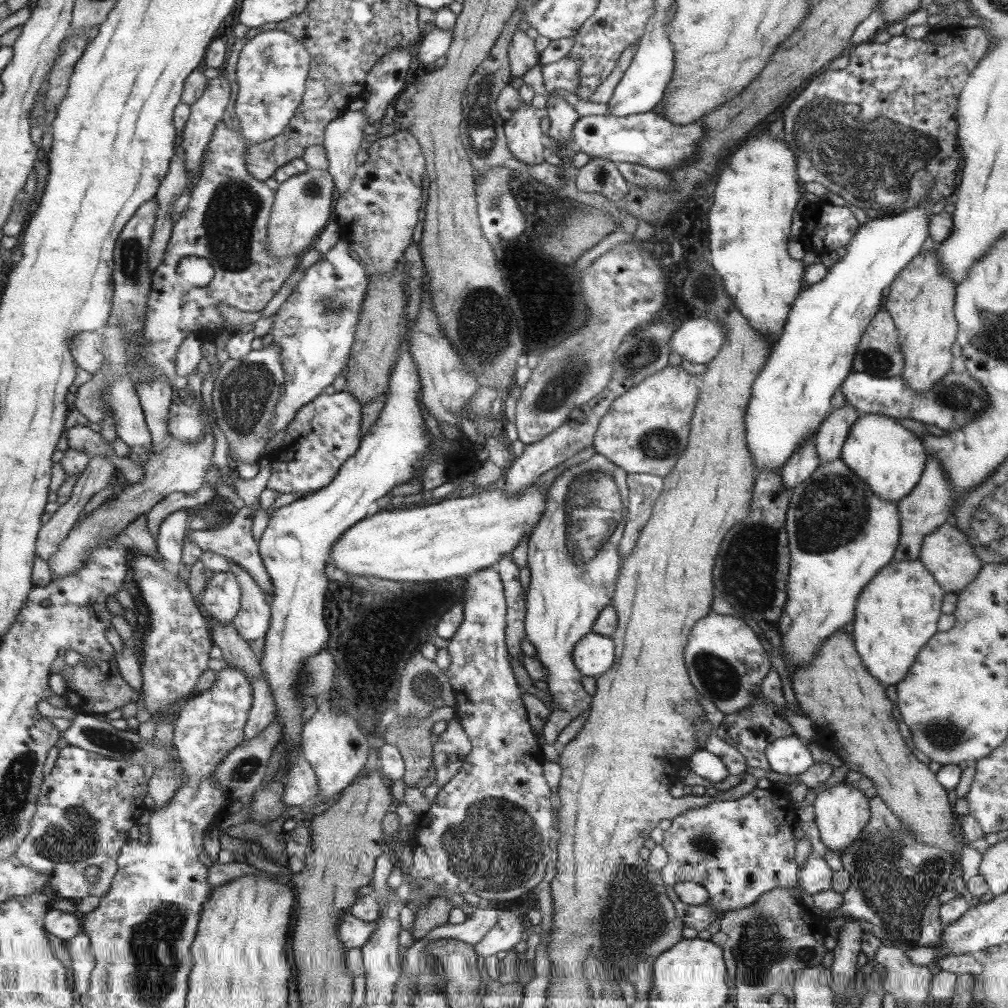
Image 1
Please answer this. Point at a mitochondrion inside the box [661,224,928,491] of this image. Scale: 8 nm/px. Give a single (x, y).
(701, 287)

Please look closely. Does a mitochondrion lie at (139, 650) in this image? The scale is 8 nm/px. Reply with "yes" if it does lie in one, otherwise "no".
no

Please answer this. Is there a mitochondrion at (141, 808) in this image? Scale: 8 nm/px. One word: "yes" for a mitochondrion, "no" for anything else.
no

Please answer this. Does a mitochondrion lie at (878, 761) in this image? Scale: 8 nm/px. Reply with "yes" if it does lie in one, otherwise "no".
no

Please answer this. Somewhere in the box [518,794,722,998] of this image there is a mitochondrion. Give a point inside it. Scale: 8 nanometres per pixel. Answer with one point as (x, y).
(636, 911)

